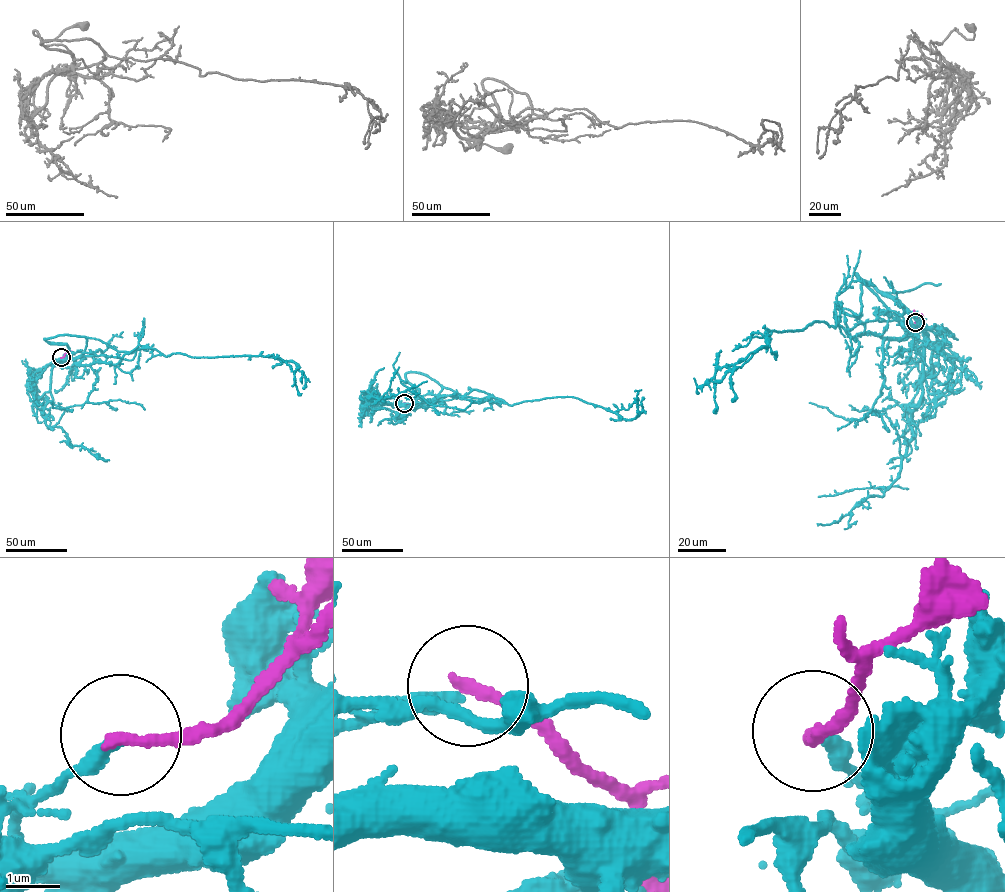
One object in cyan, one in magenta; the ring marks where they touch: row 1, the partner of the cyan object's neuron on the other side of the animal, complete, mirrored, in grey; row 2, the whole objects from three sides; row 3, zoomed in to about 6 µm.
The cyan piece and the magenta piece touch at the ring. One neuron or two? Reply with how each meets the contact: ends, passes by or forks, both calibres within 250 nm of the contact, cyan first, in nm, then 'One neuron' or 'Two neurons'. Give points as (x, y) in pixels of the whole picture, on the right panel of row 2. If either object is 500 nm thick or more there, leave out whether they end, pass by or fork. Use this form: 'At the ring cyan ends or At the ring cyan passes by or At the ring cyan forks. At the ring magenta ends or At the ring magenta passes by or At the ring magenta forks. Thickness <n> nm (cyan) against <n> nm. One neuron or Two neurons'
At the ring cyan ends. At the ring magenta ends. Thickness 300 nm (cyan) against 220 nm. Two neurons

